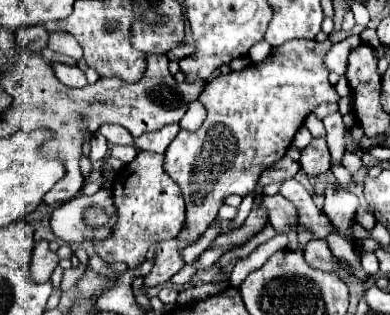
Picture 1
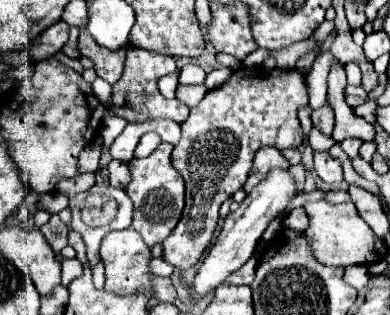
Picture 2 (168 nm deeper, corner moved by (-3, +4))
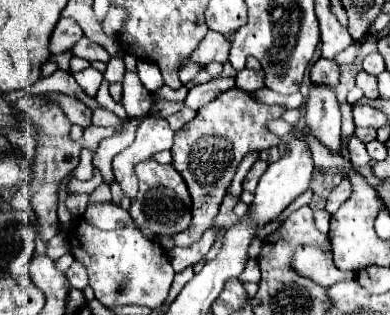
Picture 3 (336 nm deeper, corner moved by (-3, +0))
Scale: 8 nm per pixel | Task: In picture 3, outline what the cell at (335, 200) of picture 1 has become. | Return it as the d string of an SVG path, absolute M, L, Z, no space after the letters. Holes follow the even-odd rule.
M311 84L305 100L305 120L315 138L319 138L333 152L339 150L341 112L335 90Z

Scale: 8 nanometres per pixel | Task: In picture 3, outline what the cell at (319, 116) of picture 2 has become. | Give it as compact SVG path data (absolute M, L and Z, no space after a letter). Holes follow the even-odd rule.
M319 58L311 66L311 82L315 84L325 84L329 88L335 88L339 82L339 66L333 60Z

